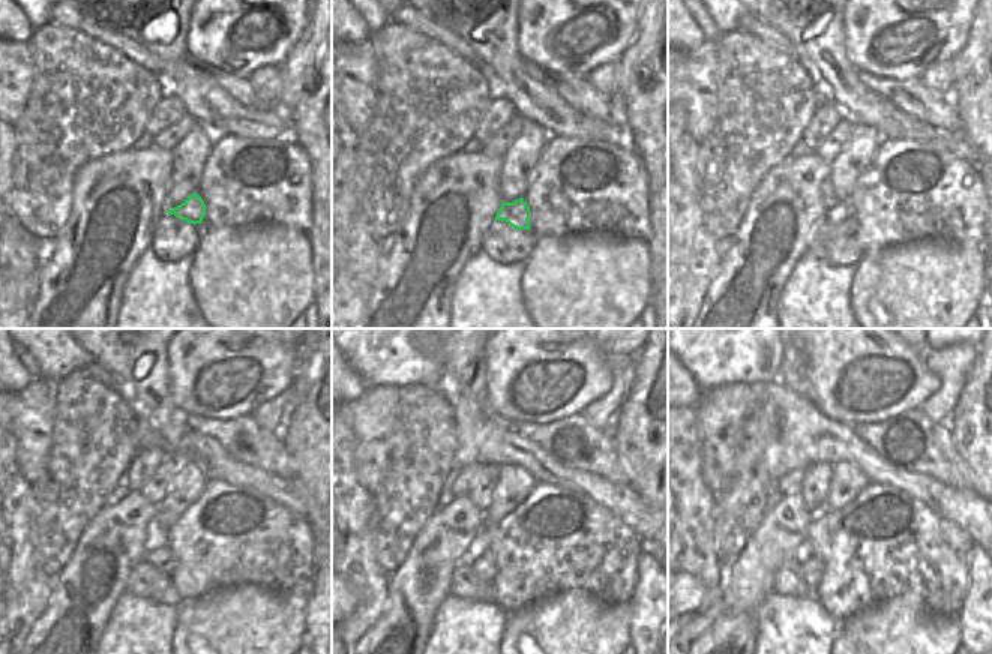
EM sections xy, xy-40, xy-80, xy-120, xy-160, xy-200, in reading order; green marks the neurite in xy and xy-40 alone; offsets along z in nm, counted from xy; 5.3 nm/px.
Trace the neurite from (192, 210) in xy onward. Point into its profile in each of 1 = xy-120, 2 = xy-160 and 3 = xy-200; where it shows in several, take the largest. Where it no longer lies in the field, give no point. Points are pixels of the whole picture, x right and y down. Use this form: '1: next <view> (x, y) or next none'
1: next xy-120 (158, 557)
2: next xy-160 (482, 563)
3: next xy-200 (812, 569)

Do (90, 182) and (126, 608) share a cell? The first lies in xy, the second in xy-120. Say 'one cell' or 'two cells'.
two cells

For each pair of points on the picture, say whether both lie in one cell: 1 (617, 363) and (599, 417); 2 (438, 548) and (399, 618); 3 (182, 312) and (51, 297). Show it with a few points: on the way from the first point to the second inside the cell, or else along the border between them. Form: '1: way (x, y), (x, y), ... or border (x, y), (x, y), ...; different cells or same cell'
1: way (619, 377), (619, 392), (610, 404); same cell
2: way (422, 566), (419, 569), (419, 581), (401, 600); same cell
3: border (131, 270), (117, 312); different cells

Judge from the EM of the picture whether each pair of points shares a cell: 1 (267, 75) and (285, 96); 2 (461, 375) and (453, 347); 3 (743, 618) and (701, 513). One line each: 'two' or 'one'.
1: two
2: one
3: two

